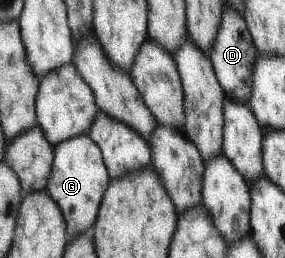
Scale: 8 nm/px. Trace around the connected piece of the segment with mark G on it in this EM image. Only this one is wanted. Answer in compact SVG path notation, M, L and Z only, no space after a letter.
M86 132L64 139L52 148L53 162L44 190L61 211L68 237L75 237L94 222L104 190L109 182L108 172L101 151Z

